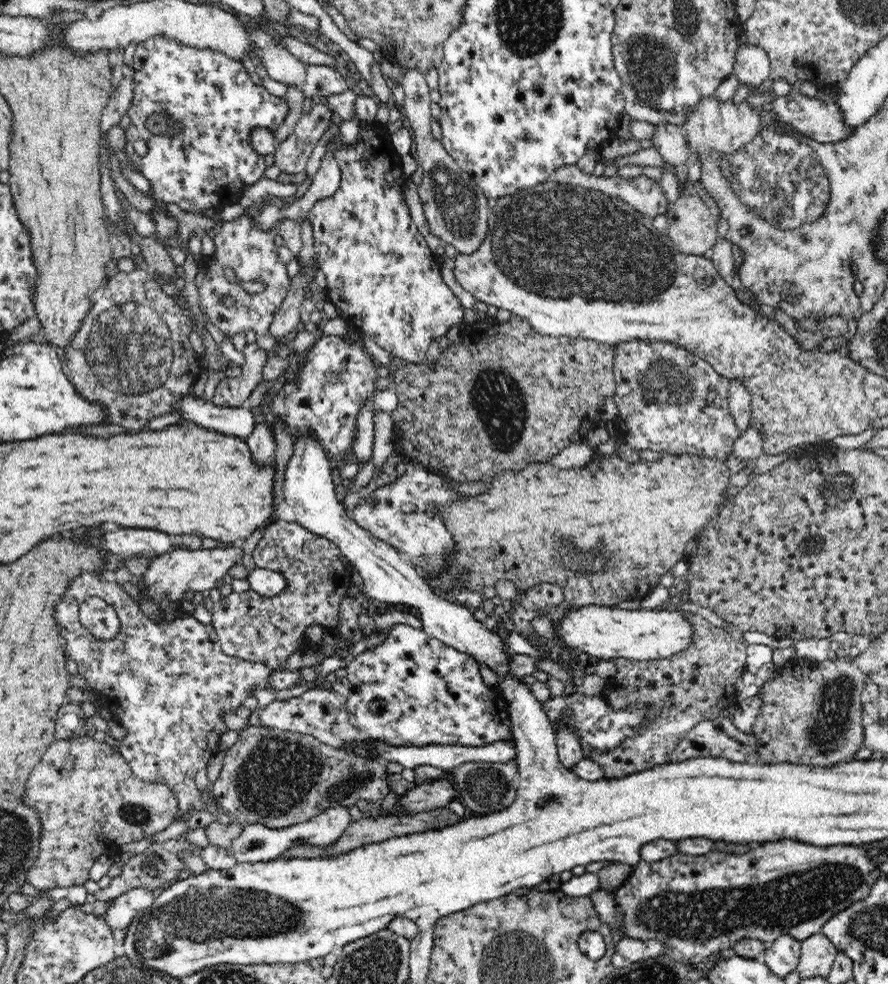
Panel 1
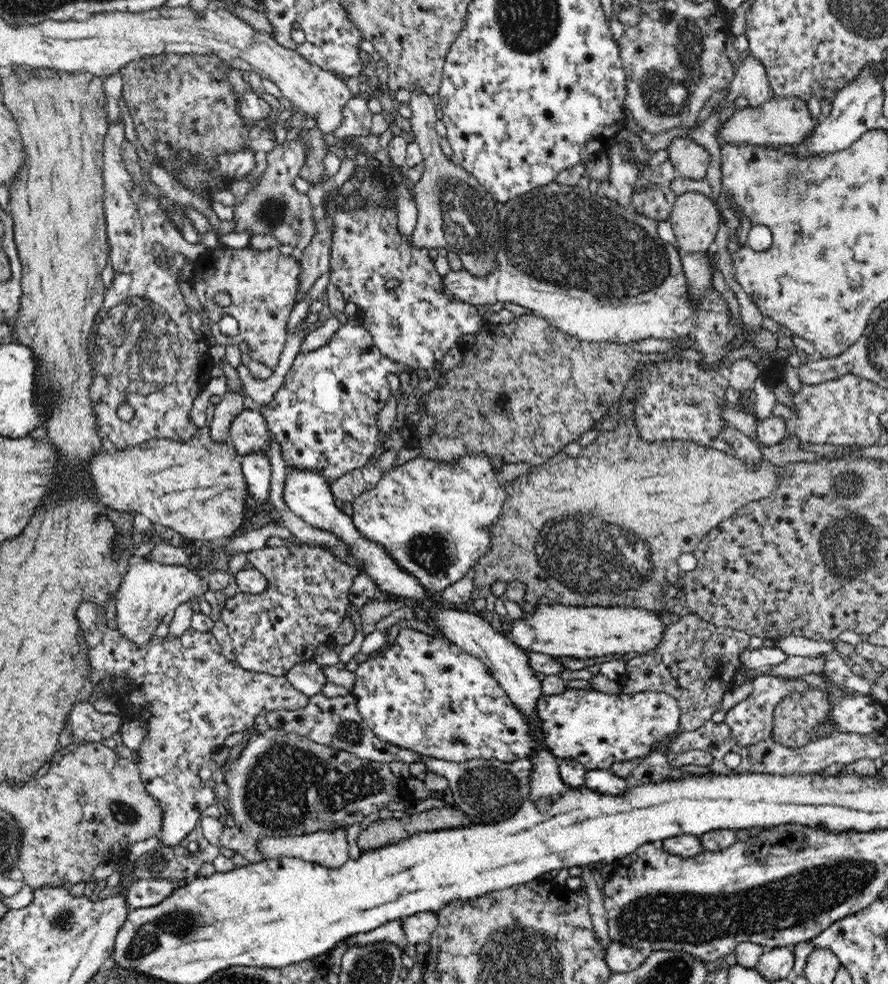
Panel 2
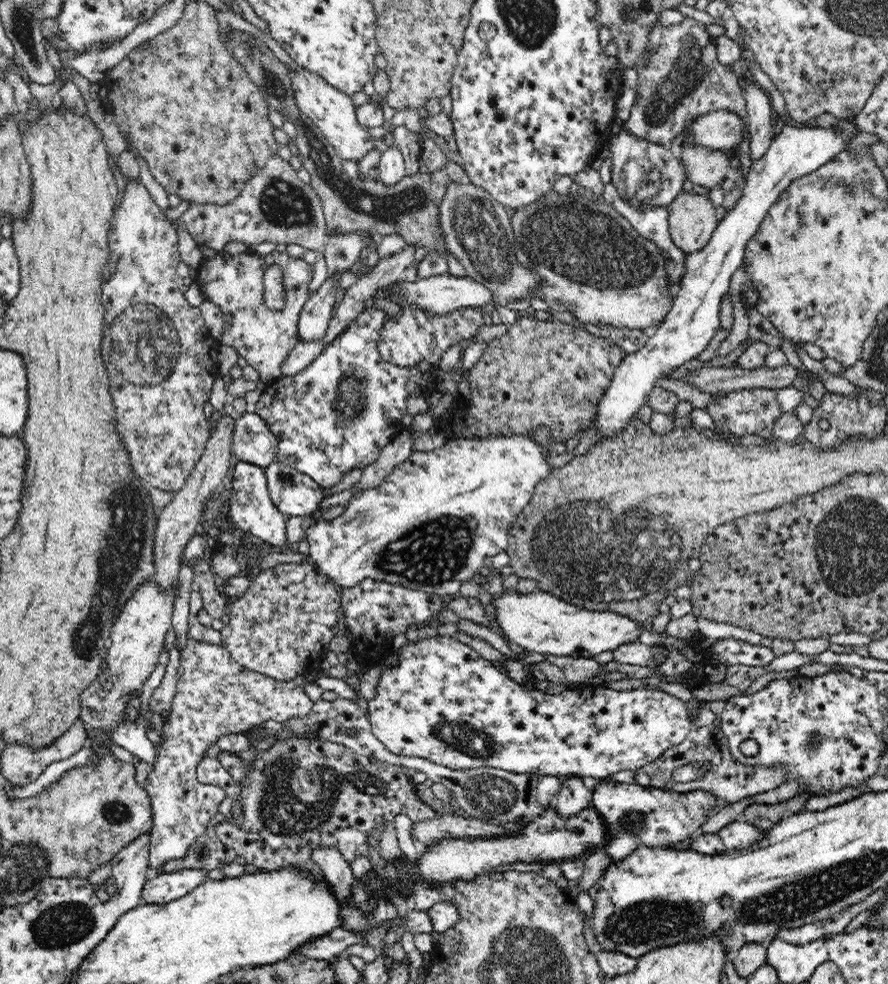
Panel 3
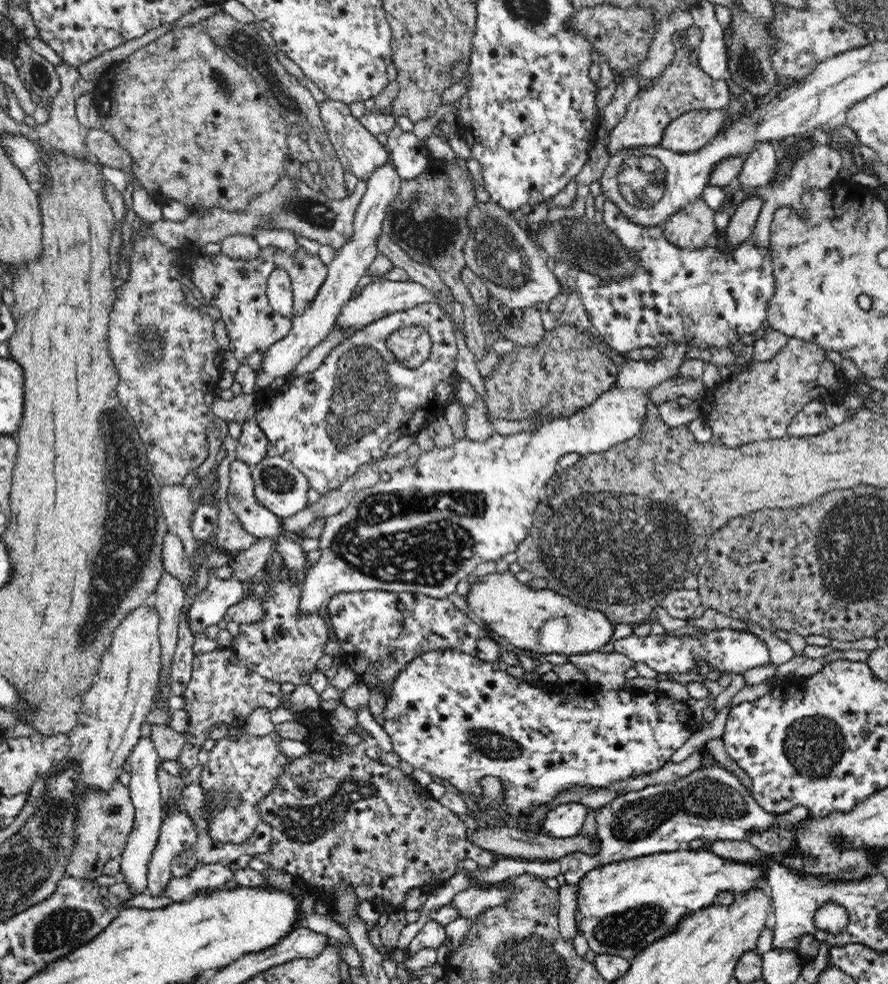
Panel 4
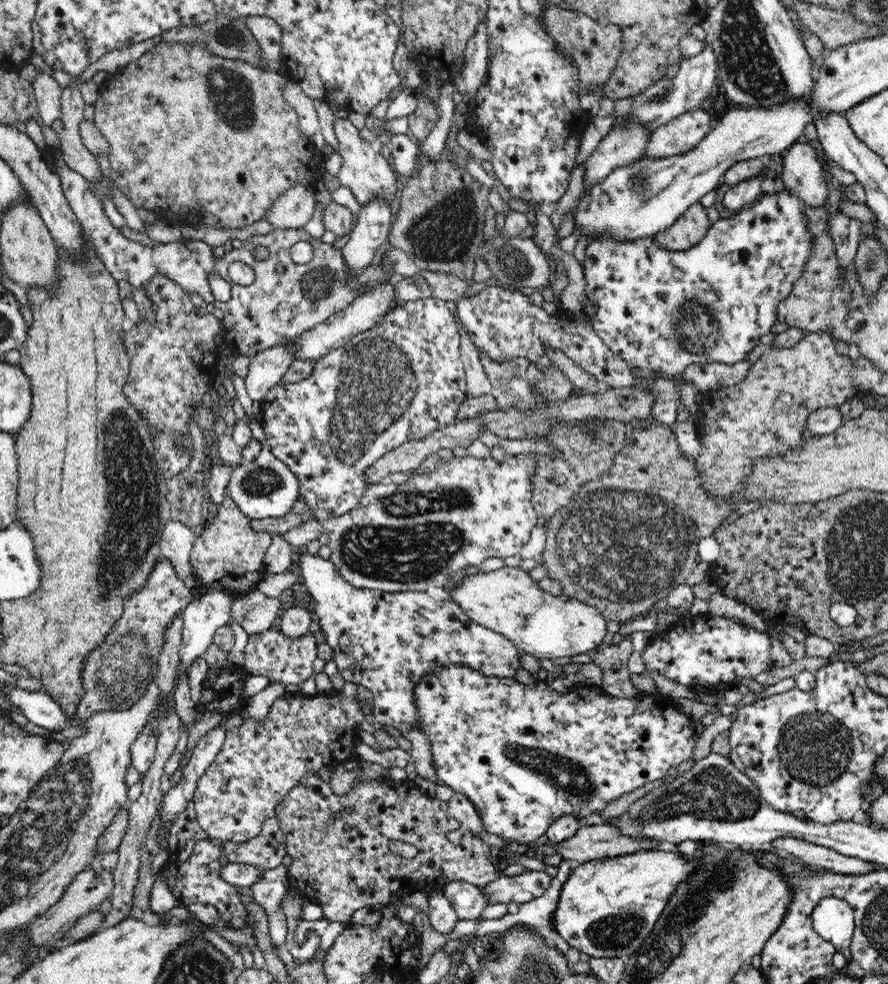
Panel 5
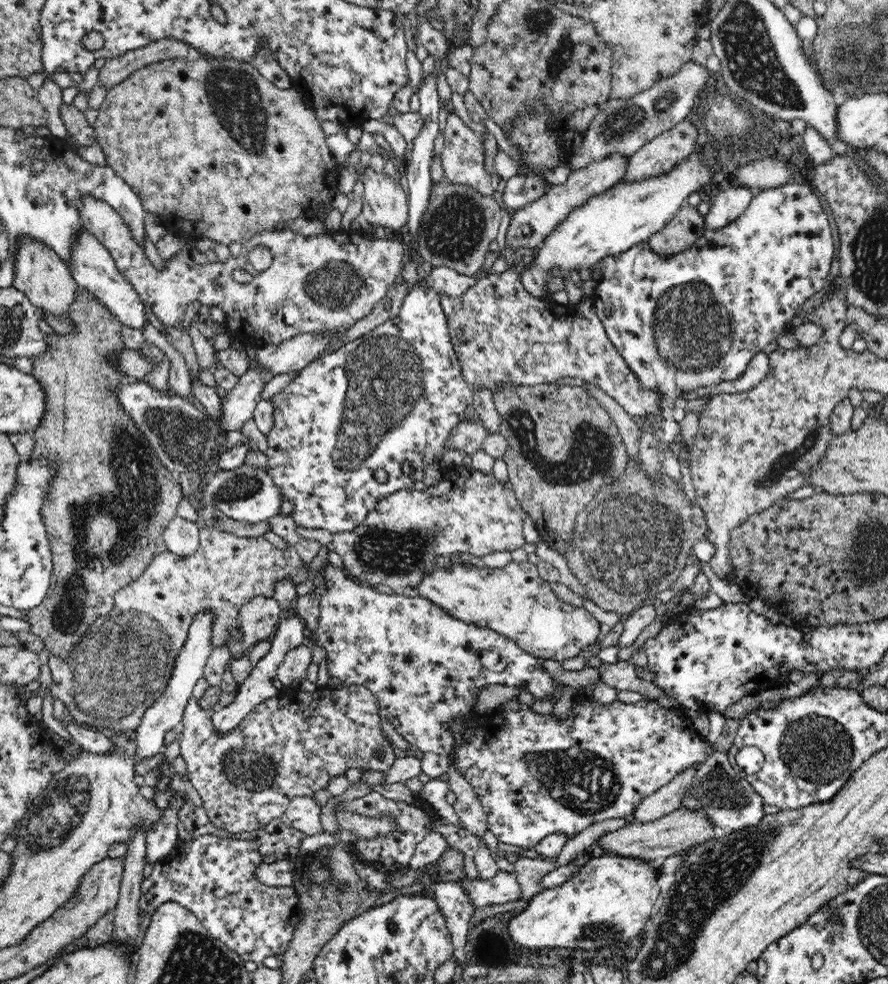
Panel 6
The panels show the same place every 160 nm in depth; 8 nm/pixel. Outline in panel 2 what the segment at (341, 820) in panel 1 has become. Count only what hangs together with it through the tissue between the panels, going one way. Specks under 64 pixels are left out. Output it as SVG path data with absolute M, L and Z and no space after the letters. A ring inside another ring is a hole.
M344 829L295 837L262 837L258 849L266 859L295 857L328 869L342 868L350 860L347 832Z

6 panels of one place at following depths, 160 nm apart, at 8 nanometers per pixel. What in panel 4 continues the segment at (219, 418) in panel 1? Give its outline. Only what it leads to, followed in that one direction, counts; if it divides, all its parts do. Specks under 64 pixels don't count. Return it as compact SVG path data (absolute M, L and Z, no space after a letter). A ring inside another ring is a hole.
M256 420L241 423L242 434L237 439L237 459L247 465L258 464L260 460L271 454L268 439Z

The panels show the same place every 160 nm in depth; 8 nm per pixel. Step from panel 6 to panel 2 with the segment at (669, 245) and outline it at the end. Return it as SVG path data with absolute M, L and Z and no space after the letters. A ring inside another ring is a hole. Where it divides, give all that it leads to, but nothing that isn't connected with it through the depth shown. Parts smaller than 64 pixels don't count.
M697 191L676 196L669 217L680 251L704 253L713 248L721 214L710 197Z

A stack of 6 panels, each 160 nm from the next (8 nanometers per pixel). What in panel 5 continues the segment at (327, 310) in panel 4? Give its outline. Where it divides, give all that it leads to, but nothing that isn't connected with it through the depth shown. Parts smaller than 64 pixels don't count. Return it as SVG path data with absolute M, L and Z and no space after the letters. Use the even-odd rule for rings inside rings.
M374 199L360 209L358 223L342 248L352 277L360 275L372 263L374 254L391 232L390 224L392 212L386 201ZM286 345L267 348L263 351L256 352L250 358L250 367L248 375L244 378L245 389L252 401L262 402L265 399L265 394L273 387L280 385L282 376L288 371L294 360L294 353L288 349Z

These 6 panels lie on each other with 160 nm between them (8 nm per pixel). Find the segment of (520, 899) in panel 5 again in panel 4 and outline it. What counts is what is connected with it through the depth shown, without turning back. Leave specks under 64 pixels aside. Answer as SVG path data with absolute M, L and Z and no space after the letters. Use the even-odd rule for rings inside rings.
M506 880L500 883L480 883L459 892L453 904L464 918L477 917L486 909L504 904L513 893L513 884Z

